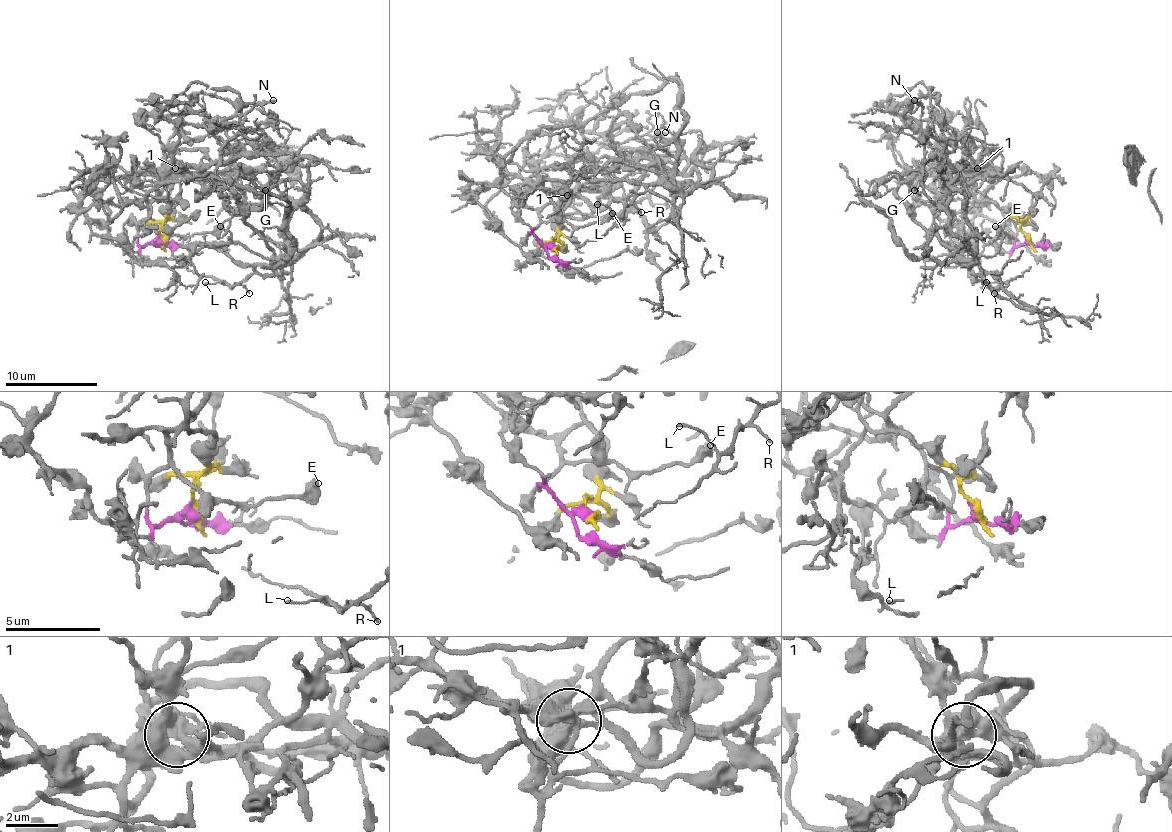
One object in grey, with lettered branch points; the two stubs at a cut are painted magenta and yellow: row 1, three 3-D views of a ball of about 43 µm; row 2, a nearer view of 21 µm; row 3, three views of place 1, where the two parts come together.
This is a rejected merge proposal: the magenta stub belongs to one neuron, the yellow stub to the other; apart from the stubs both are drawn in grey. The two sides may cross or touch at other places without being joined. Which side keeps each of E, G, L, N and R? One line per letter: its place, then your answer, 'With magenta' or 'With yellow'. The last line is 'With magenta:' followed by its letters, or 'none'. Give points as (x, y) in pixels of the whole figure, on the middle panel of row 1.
E: Place: (612, 213). With magenta
G: Place: (657, 132). With magenta
L: Place: (597, 204). With magenta
N: Place: (665, 132). With magenta
R: Place: (641, 212). With magenta
With magenta: E, G, L, N, R

